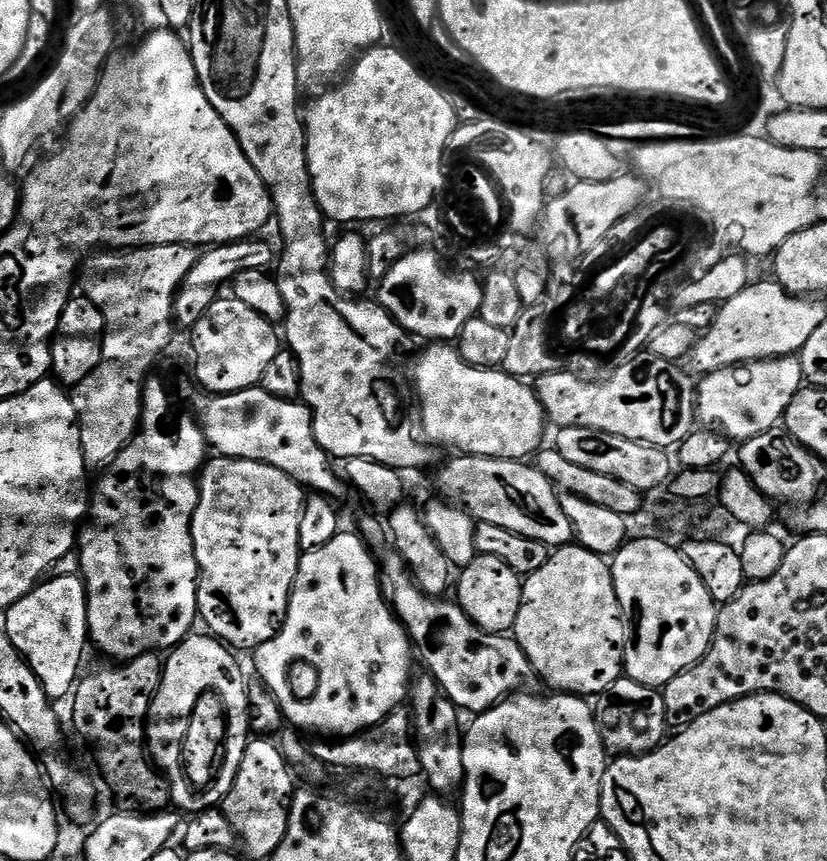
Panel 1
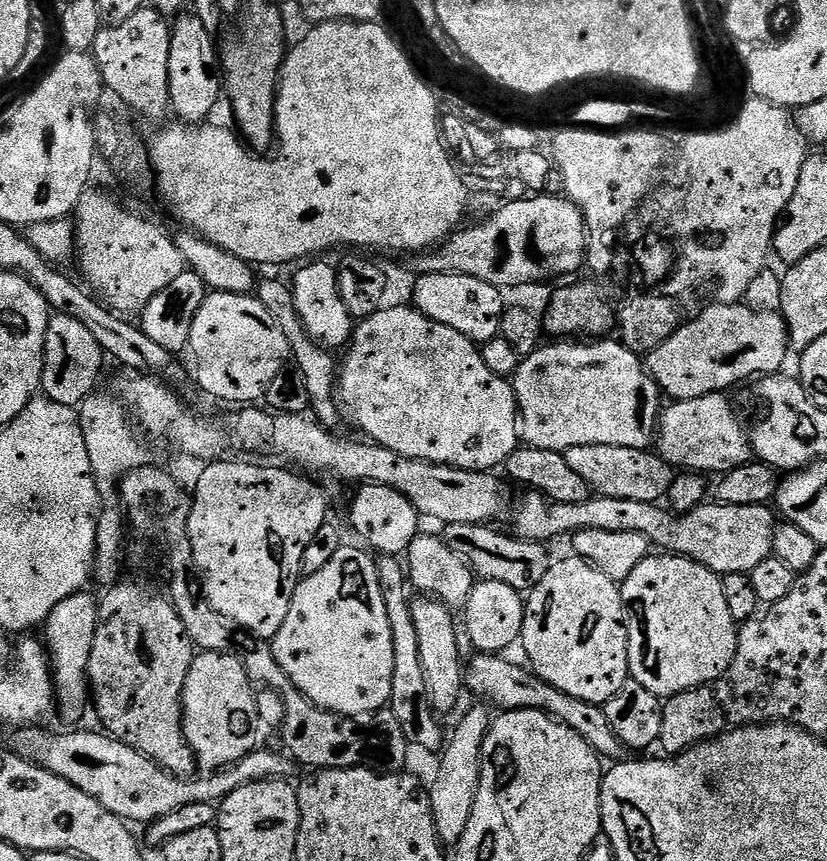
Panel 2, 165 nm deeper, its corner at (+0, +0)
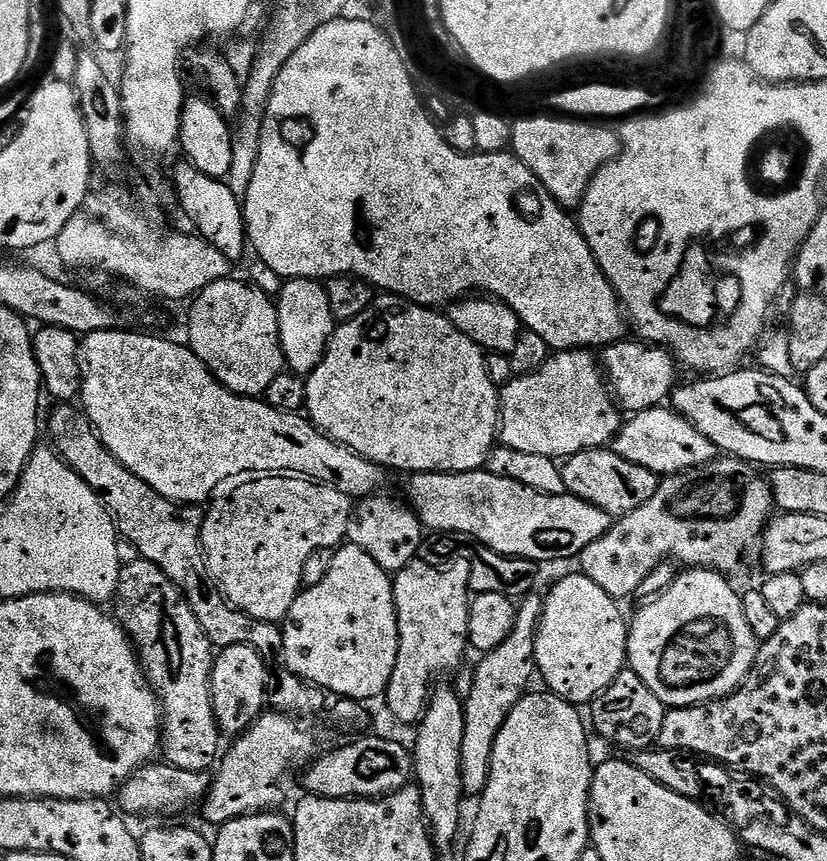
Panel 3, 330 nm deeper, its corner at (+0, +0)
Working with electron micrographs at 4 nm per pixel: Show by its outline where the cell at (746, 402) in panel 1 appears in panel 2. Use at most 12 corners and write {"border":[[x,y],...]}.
{"border":[[722,392],[663,409],[655,451],[673,469],[723,474],[750,440]]}

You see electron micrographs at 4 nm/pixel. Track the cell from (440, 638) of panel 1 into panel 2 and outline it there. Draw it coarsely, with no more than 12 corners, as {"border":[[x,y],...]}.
{"border":[[476,654],[464,682],[496,710],[536,708],[601,758],[625,759],[601,705],[570,698],[503,655]]}

